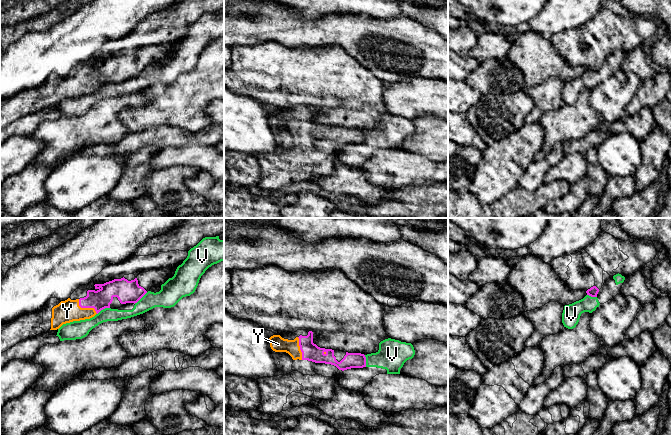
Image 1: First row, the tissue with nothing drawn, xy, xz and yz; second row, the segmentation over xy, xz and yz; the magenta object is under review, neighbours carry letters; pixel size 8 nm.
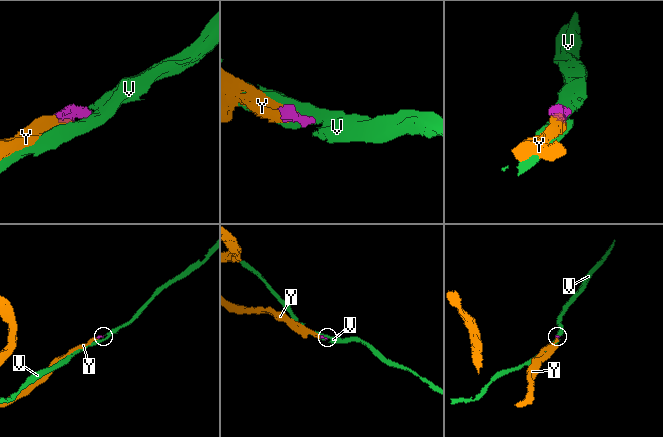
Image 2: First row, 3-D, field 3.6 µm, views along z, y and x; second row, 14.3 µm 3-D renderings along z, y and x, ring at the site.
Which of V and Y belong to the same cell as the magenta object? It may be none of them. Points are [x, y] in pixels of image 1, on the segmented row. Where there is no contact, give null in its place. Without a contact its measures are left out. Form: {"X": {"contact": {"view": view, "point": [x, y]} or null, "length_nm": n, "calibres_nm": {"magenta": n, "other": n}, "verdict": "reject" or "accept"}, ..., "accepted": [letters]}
{"V": {"contact": {"view": "xy", "point": [140, 298]}, "length_nm": 140, "calibres_nm": {"magenta": 180, "other": 180}, "verdict": "reject"}, "Y": {"contact": {"view": "xy", "point": [86, 307]}, "length_nm": 200, "calibres_nm": {"magenta": 160, "other": 180}, "verdict": "accept"}, "accepted": ["Y"]}

